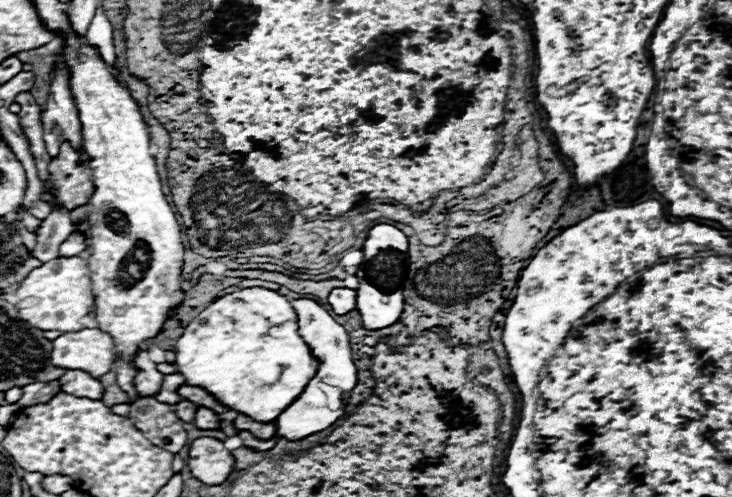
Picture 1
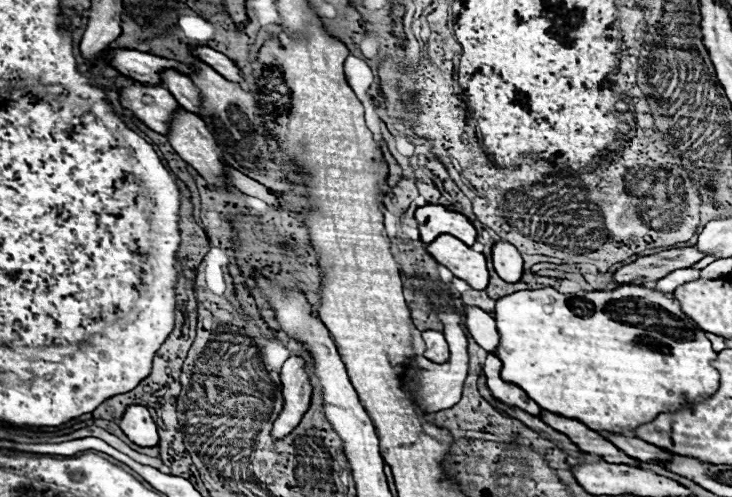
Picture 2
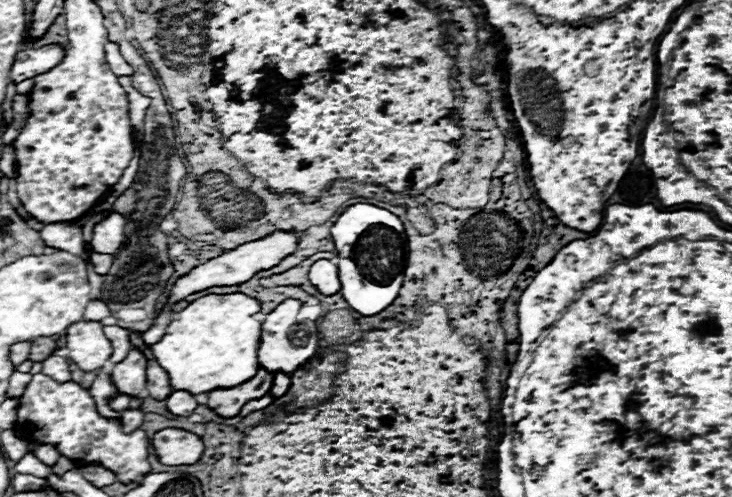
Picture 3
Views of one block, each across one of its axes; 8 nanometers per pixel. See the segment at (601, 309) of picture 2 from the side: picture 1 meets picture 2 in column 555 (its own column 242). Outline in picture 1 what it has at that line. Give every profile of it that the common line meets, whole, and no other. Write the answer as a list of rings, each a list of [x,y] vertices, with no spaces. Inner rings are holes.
[[[244,288],[214,300],[200,312],[176,340],[176,368],[184,374],[188,386],[200,386],[218,402],[246,414],[258,422],[272,422],[280,412],[304,390],[308,380],[316,374],[318,362],[312,358],[310,348],[298,334],[296,312],[286,296],[268,288]]]

